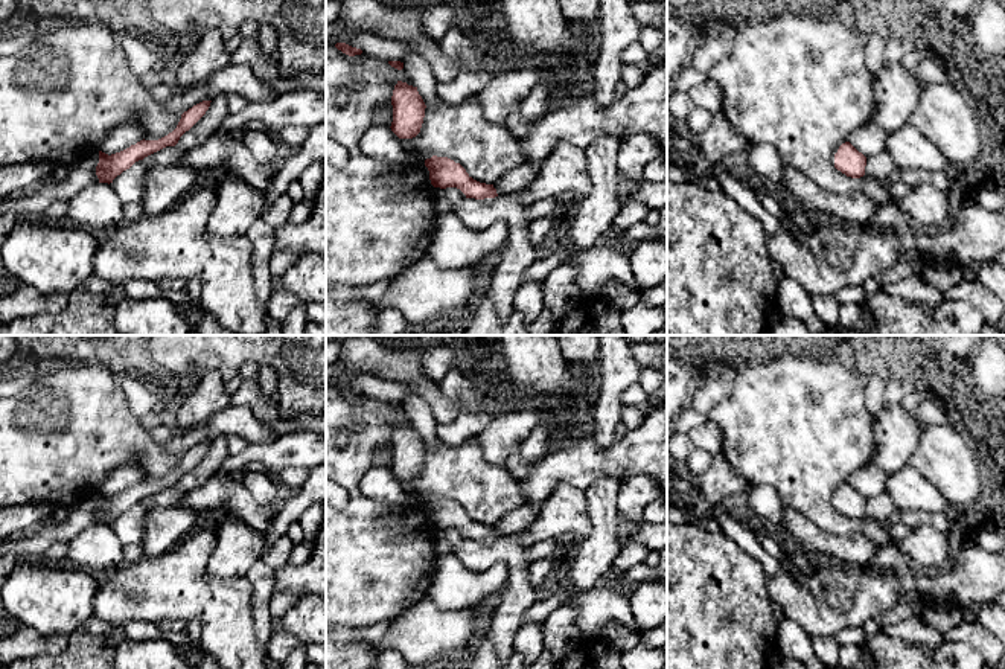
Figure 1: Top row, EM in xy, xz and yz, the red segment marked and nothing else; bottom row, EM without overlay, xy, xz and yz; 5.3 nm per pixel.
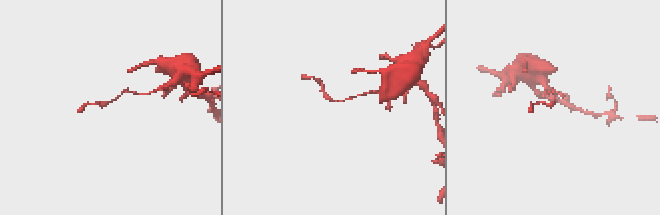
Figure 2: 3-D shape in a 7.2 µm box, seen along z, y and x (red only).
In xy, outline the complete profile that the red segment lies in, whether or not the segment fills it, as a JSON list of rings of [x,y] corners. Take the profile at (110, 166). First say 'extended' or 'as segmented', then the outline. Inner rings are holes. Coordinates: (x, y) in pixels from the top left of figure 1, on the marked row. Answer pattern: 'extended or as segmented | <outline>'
as segmented | [[[203,101],[181,114],[181,119],[177,128],[168,136],[158,140],[140,140],[129,148],[116,152],[105,154],[99,151],[99,163],[96,166],[96,175],[99,183],[113,183],[113,180],[120,175],[123,171],[129,169],[136,162],[143,160],[145,157],[166,148],[175,146],[180,137],[189,131],[209,110],[212,101]]]

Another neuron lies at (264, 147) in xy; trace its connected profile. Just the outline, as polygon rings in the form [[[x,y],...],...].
[[[242,131],[241,140],[251,155],[263,165],[279,165],[283,157],[283,149],[273,133],[265,131]]]

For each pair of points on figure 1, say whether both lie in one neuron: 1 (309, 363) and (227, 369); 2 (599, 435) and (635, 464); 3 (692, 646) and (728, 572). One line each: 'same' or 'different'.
1: same
2: different
3: same

